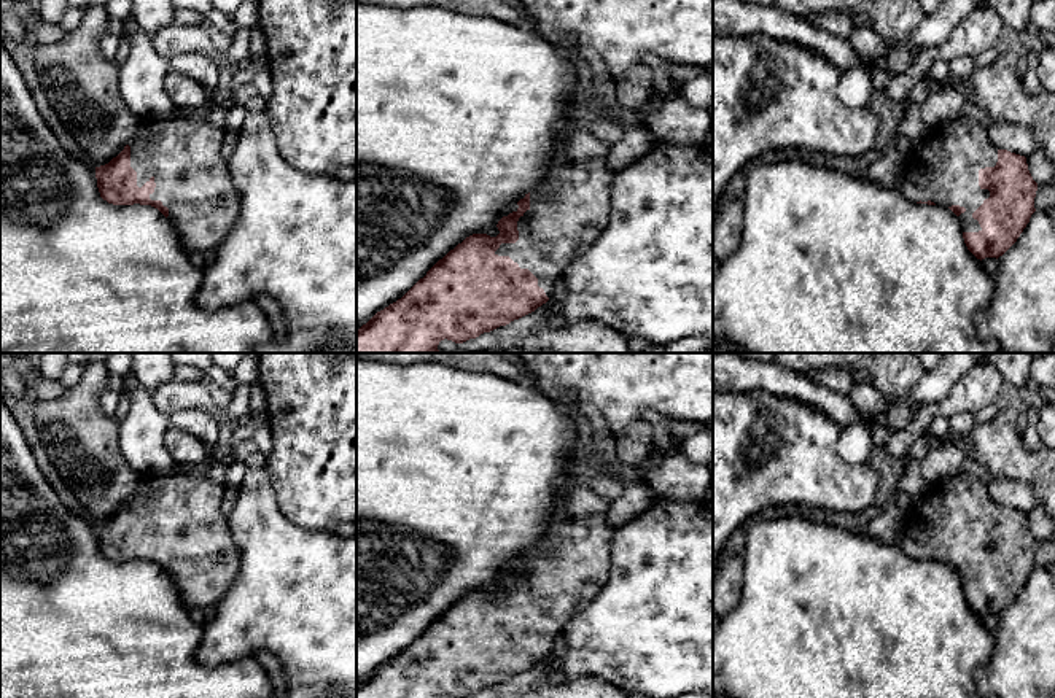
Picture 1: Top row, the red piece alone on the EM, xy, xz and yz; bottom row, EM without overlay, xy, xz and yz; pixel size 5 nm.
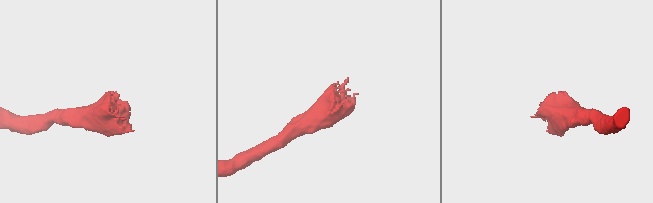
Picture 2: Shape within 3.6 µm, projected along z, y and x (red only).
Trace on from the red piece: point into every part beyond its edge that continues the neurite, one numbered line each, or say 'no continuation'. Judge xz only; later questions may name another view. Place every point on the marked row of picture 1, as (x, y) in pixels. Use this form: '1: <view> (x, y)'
1: xz (568, 210)

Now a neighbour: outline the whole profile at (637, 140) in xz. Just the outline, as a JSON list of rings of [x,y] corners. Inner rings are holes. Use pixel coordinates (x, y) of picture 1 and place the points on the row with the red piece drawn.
[[[629,122],[624,137],[611,145],[605,161],[616,172],[622,170],[648,154],[654,143],[656,138],[643,124]]]

